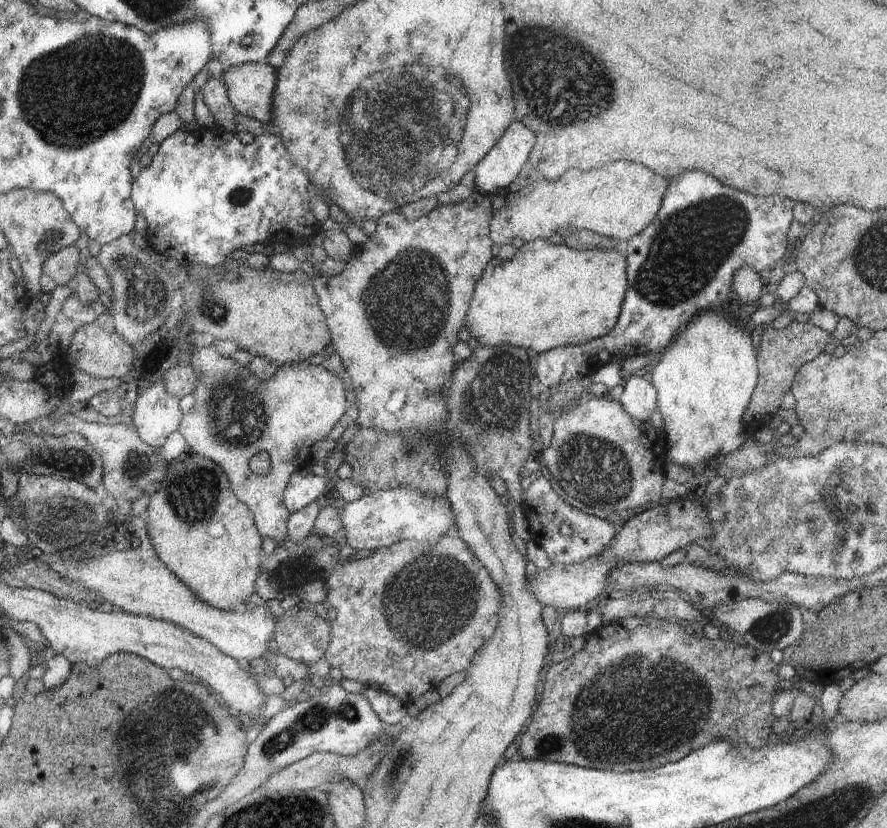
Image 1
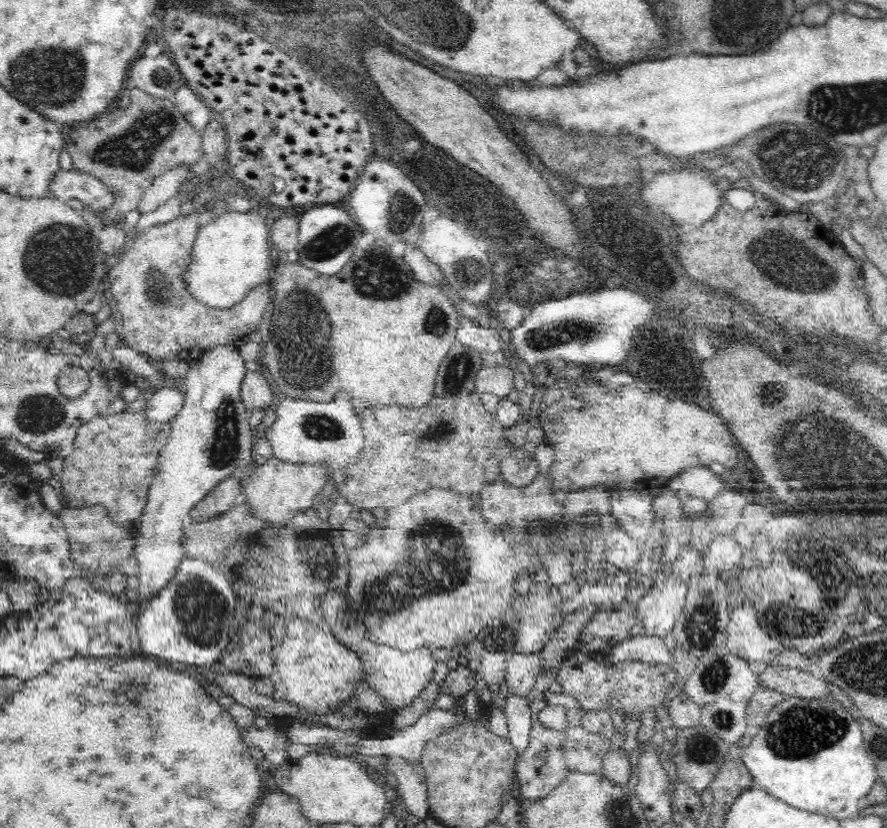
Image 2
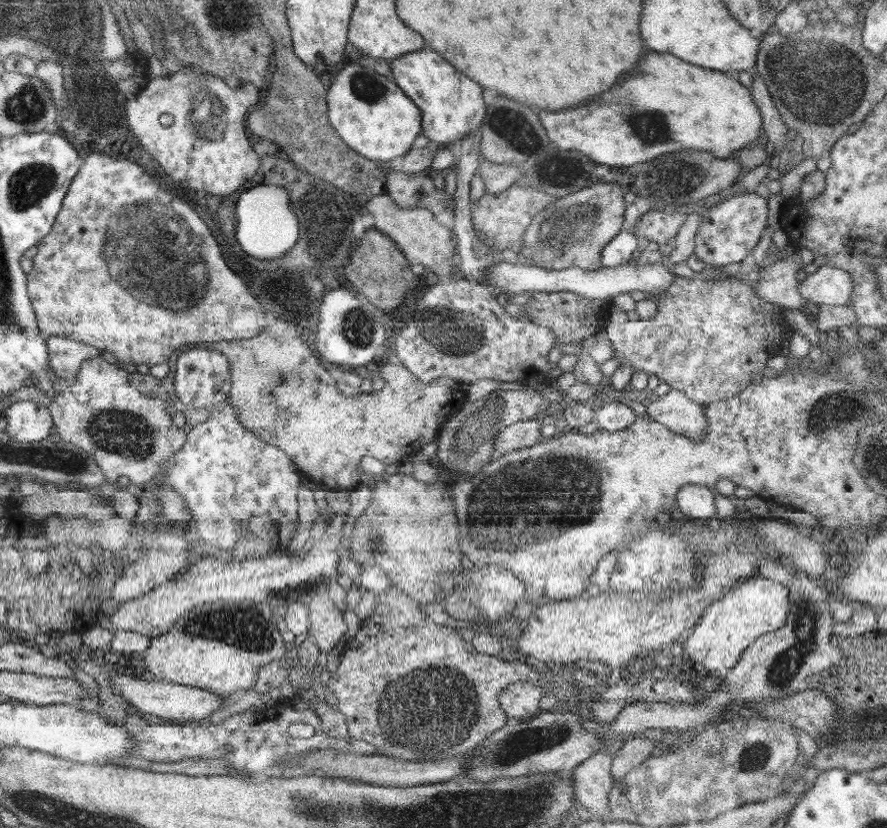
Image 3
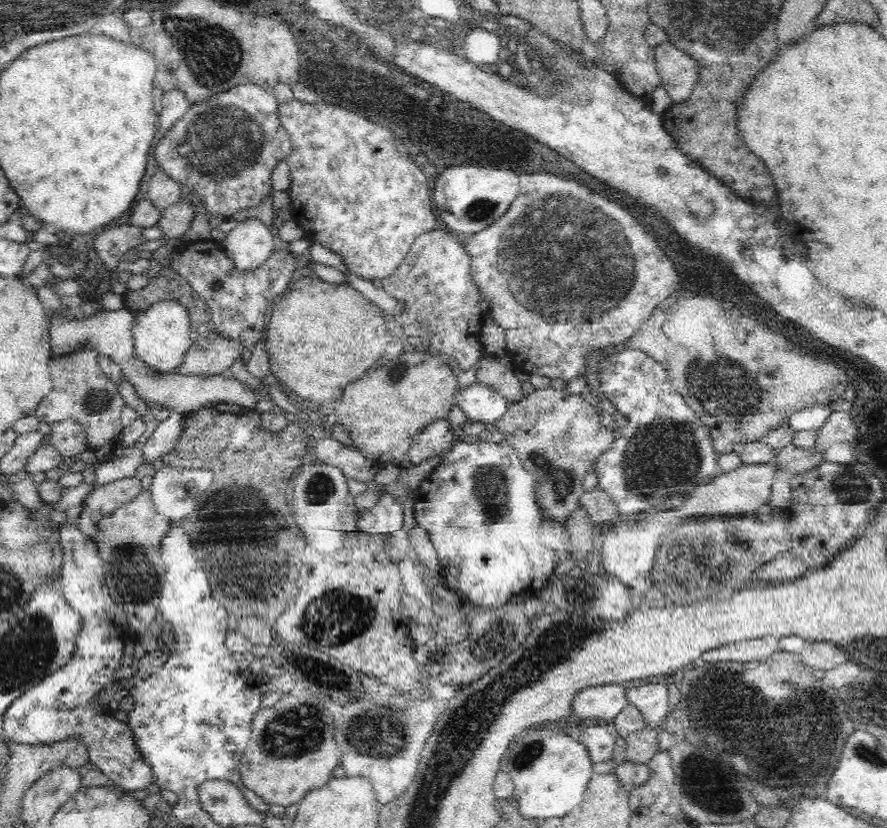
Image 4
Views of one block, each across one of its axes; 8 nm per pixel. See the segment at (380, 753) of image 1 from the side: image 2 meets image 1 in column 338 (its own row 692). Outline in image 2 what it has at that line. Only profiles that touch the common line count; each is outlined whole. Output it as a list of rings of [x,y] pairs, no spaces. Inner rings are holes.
[[[759,685],[752,695],[745,712],[748,727],[751,730],[761,727],[772,708],[786,698],[787,696],[783,692]]]

